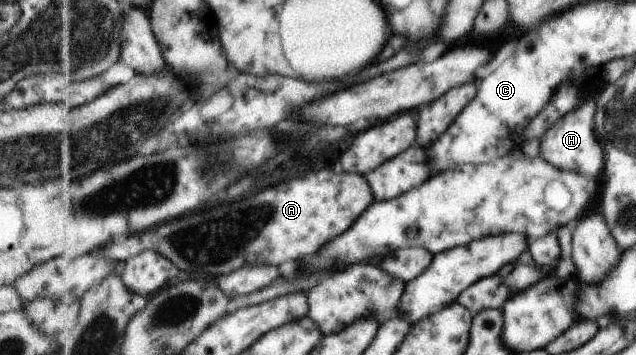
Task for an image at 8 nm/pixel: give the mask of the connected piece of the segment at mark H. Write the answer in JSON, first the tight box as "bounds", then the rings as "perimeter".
{"bounds":[539,102,607,180],"perimeter":[[[595,102],[581,104],[568,112],[555,126],[552,126],[542,137],[539,154],[558,169],[576,172],[595,180],[605,172],[607,156],[599,138],[595,138],[595,120],[597,106]]]}

